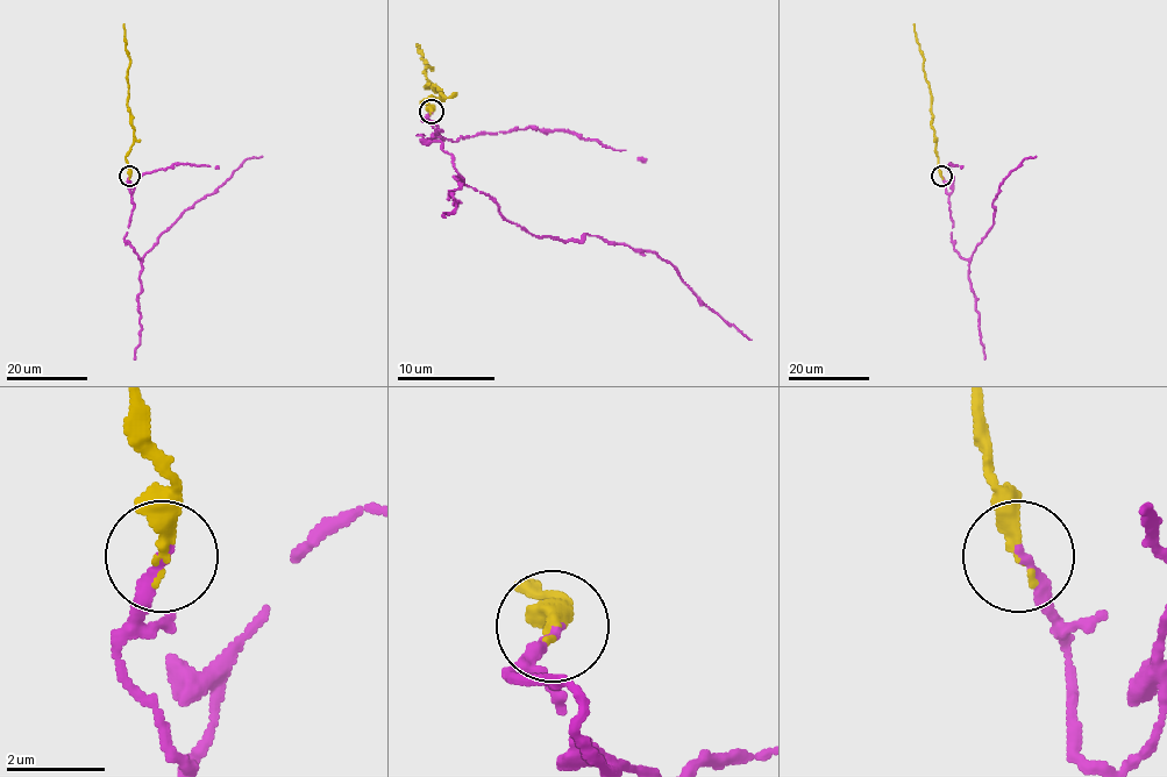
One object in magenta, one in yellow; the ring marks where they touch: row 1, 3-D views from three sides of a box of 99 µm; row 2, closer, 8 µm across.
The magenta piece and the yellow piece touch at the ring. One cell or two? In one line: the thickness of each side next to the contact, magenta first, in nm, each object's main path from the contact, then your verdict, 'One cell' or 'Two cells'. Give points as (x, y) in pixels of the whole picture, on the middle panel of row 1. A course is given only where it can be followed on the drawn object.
Thickness 240 nm (magenta) against 300 nm. Course of magenta: (431, 112), (422, 121), (440, 130), (418, 136), (533, 236), (655, 250), (751, 339). Course of yellow: (431, 112), (420, 101), (440, 99), (442, 92), (425, 87), (427, 68), (433, 70), (415, 43). One cell

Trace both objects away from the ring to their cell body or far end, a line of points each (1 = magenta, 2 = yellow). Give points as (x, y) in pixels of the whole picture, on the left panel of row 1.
1: (129, 177), (126, 186), (133, 209), (125, 240), (140, 259), (186, 209), (213, 193), (246, 159), (262, 156)
2: (129, 177), (125, 155), (133, 142), (134, 130), (127, 106), (130, 58), (125, 49), (123, 23)

